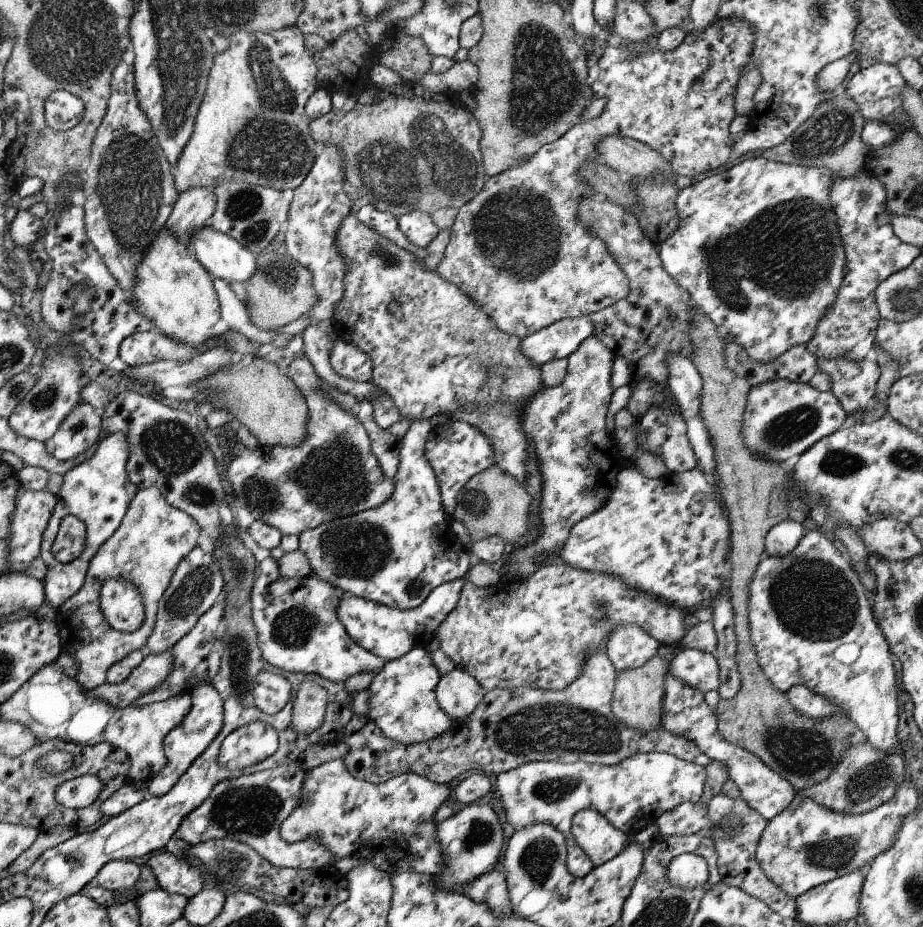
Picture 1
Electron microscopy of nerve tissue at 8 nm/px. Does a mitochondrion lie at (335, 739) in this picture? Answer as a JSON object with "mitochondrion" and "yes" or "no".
{"mitochondrion":"no"}

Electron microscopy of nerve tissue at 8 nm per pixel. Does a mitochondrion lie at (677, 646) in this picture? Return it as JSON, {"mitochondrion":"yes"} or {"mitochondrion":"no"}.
{"mitochondrion":"no"}

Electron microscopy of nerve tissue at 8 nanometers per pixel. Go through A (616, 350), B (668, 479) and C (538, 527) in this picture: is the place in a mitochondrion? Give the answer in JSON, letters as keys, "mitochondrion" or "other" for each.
{"A":"other","B":"other","C":"other"}

